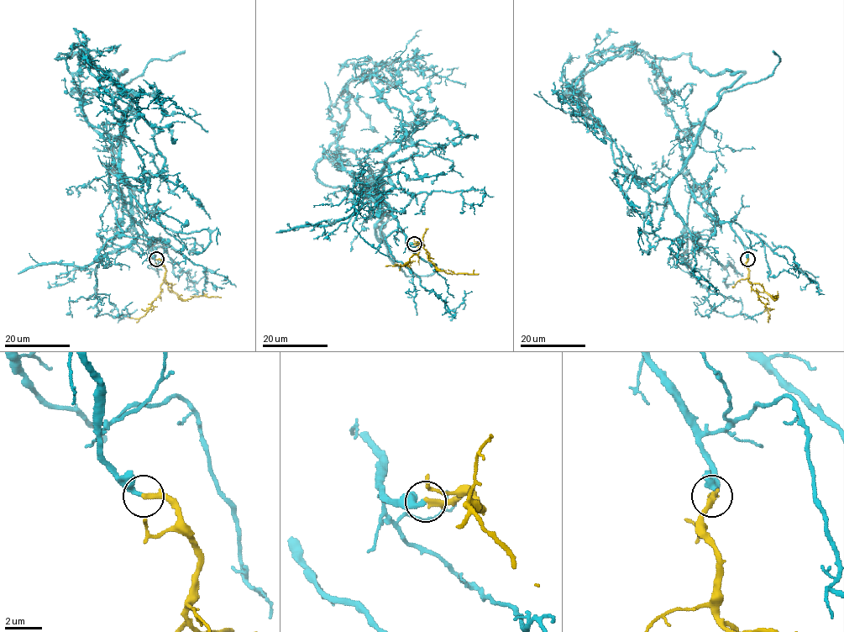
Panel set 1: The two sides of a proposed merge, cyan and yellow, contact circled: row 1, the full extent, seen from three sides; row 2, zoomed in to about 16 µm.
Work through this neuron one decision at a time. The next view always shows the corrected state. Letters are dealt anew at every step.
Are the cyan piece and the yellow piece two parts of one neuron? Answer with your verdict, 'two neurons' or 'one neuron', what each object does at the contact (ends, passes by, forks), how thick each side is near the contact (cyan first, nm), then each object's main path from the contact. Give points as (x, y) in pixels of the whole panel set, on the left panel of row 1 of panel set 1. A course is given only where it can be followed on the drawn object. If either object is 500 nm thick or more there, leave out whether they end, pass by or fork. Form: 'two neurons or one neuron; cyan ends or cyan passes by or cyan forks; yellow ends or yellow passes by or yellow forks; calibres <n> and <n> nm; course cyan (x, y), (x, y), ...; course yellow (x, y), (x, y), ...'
one neuron; cyan ends; yellow ends; calibres 280 and 300 nm; course cyan (156, 259), (119, 191), (120, 173), (139, 189), (163, 167), (165, 158), (137, 96), (168, 97), (207, 130); course yellow (156, 259), (162, 262), (166, 271), (164, 281), (170, 283), (171, 289), (180, 298), (221, 297)

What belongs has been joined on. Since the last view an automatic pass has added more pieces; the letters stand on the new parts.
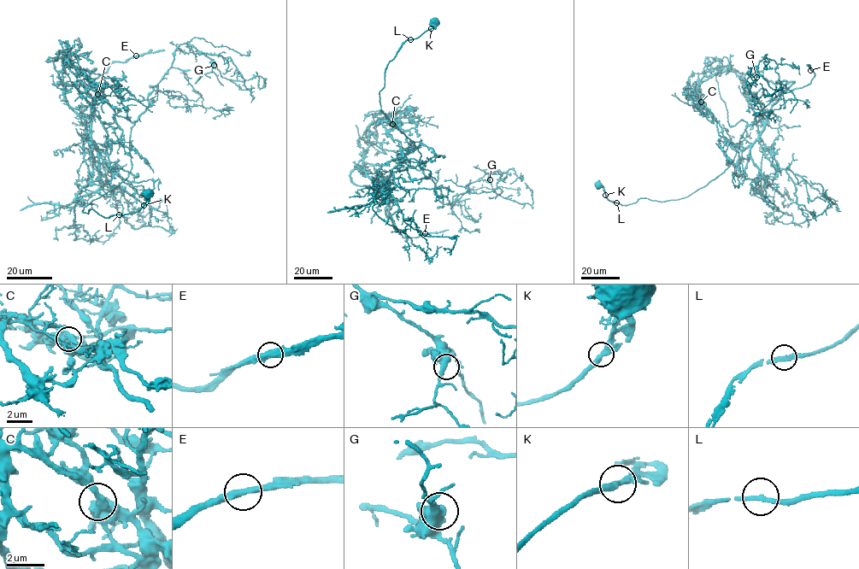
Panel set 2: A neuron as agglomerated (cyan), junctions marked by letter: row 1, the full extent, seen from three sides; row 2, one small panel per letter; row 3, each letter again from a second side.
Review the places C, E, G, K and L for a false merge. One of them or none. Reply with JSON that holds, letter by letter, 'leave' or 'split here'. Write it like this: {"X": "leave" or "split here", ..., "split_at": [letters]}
{"C": "split here", "E": "leave", "G": "leave", "K": "leave", "L": "leave", "split_at": ["C"]}

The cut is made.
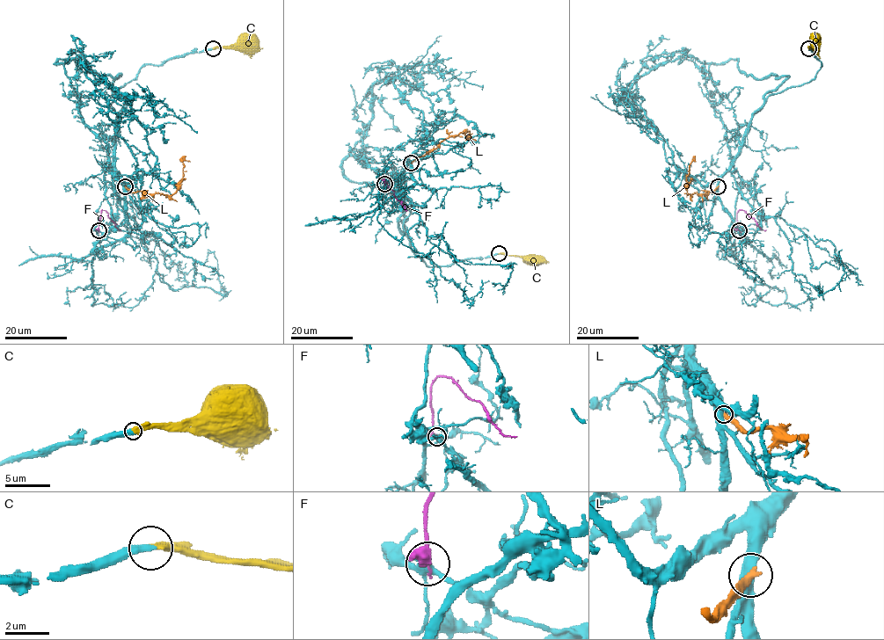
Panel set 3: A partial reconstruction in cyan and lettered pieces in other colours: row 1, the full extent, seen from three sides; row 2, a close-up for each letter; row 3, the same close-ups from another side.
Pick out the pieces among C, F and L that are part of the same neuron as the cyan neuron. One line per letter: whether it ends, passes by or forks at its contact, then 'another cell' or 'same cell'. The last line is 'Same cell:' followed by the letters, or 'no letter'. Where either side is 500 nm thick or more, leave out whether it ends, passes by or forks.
C: it ends | same cell
F: it passes by | another cell
L: another cell
Same cell: C

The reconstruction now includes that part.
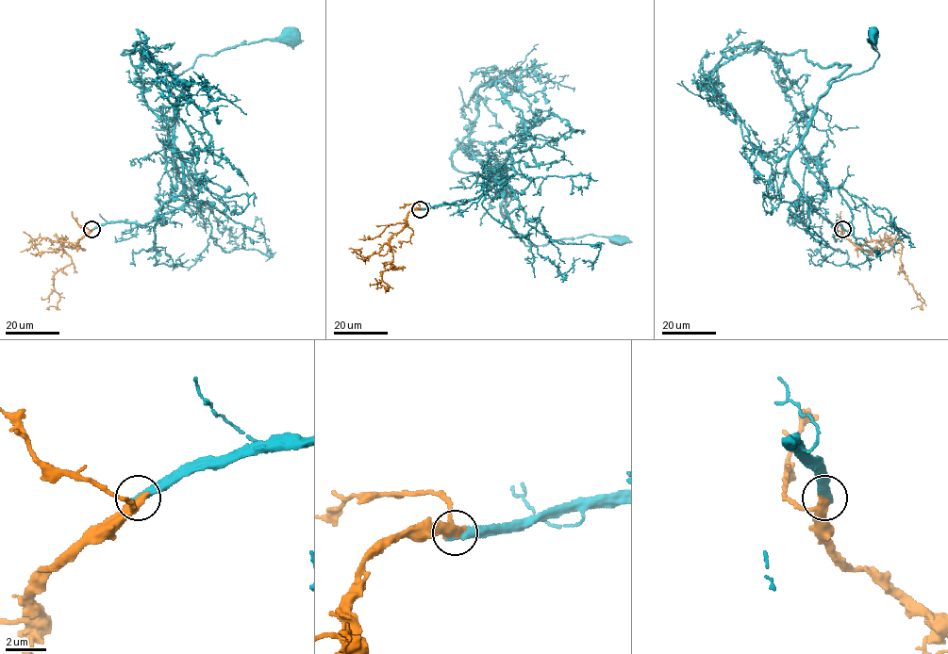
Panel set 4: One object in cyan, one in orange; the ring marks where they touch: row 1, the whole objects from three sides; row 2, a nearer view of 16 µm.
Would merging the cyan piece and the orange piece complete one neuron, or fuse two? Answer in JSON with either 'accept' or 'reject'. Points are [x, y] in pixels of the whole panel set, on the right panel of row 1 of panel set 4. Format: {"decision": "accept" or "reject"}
{"decision": "accept"}

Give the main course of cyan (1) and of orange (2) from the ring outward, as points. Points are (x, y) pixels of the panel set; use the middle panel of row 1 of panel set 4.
1: (420, 209), (474, 200), (504, 167), (493, 174), (525, 245), (618, 240)
2: (420, 209), (407, 213), (407, 223), (391, 237), (390, 269), (400, 268), (382, 272), (389, 289), (374, 278)

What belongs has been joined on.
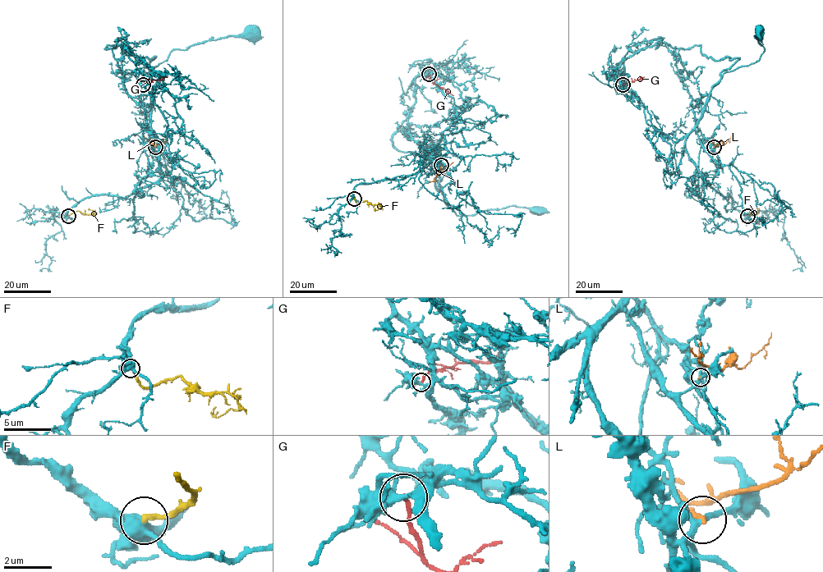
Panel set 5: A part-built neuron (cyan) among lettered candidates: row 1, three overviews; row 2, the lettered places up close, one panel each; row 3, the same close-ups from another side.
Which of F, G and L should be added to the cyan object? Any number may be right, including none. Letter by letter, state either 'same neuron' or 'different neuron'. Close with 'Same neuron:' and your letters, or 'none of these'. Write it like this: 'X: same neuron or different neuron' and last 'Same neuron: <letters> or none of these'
F: same neuron
G: different neuron
L: different neuron
Same neuron: F

